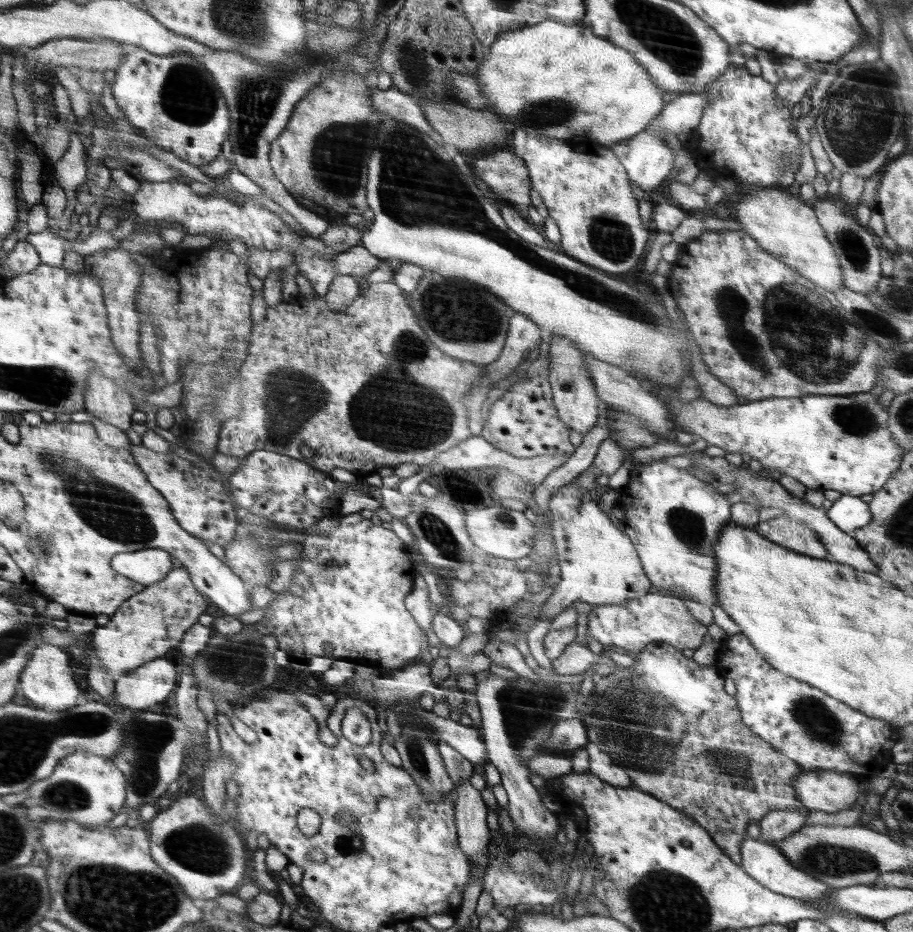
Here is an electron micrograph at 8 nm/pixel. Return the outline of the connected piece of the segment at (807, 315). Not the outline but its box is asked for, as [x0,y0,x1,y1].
[666,230,885,401]

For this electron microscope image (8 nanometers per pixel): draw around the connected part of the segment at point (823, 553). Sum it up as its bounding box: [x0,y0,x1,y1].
[754,516,828,559]

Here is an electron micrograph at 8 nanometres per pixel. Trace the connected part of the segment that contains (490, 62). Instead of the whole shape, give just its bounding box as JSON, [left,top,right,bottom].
[473,19,666,147]

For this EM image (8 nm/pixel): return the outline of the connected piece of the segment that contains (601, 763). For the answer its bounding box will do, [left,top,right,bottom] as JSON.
[584,741,633,787]

